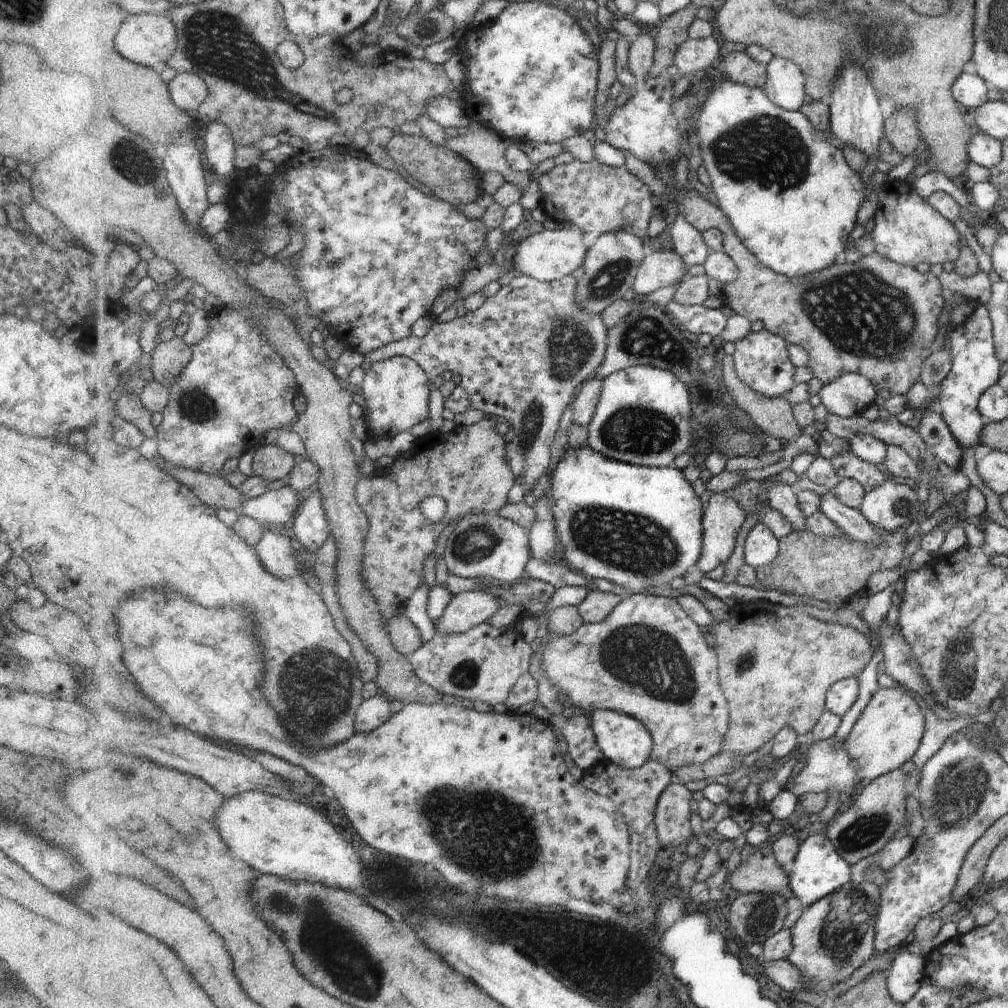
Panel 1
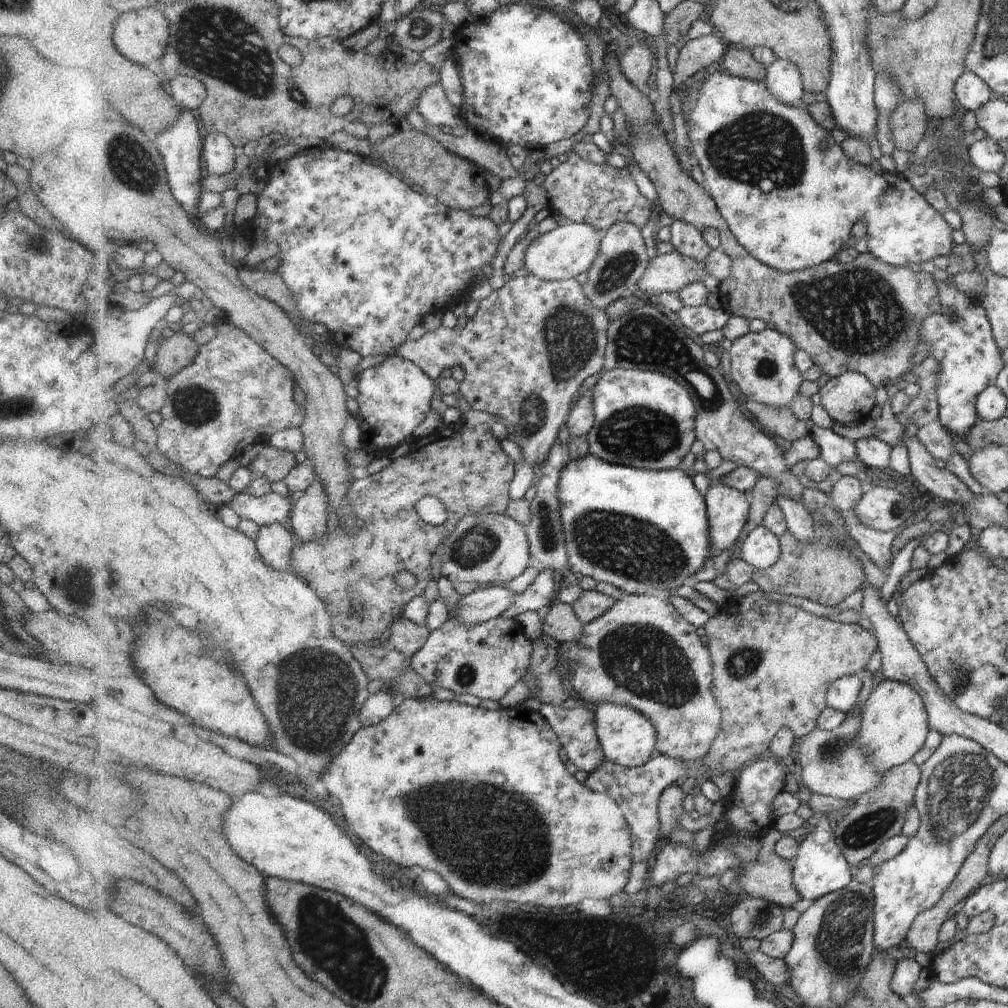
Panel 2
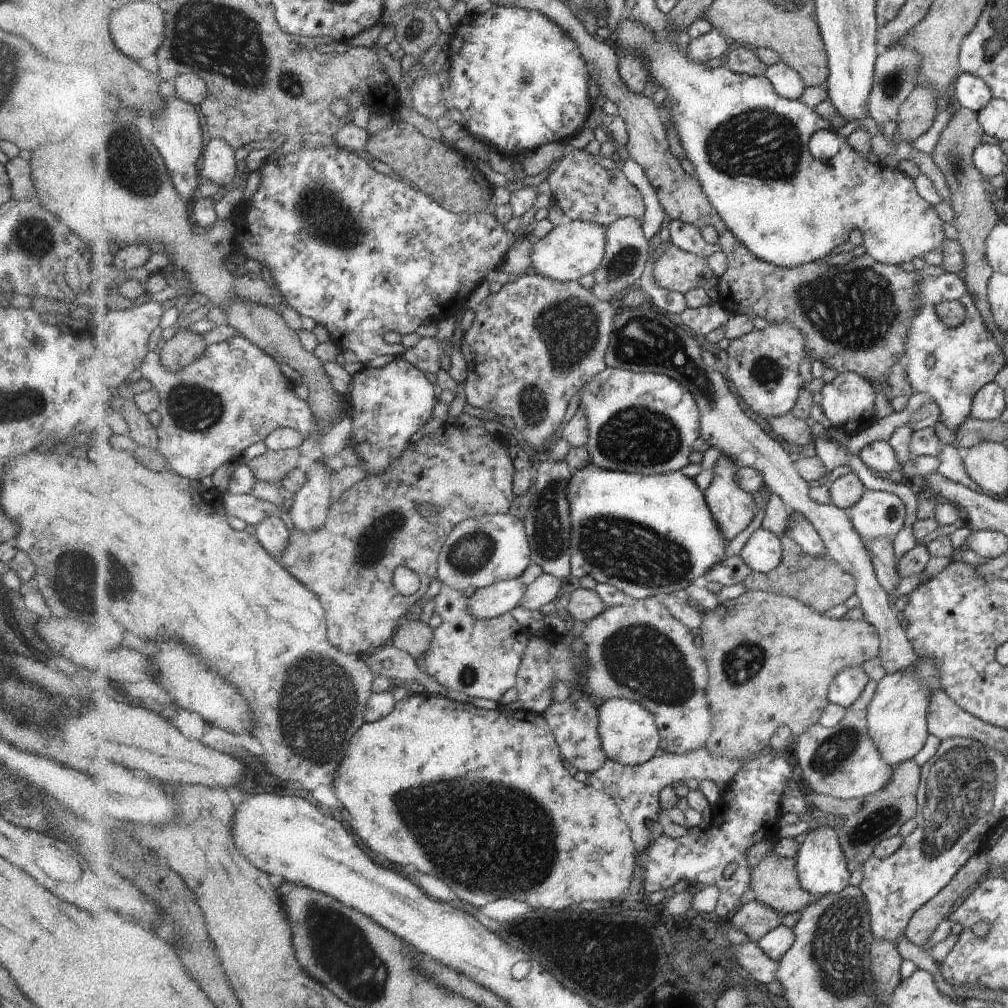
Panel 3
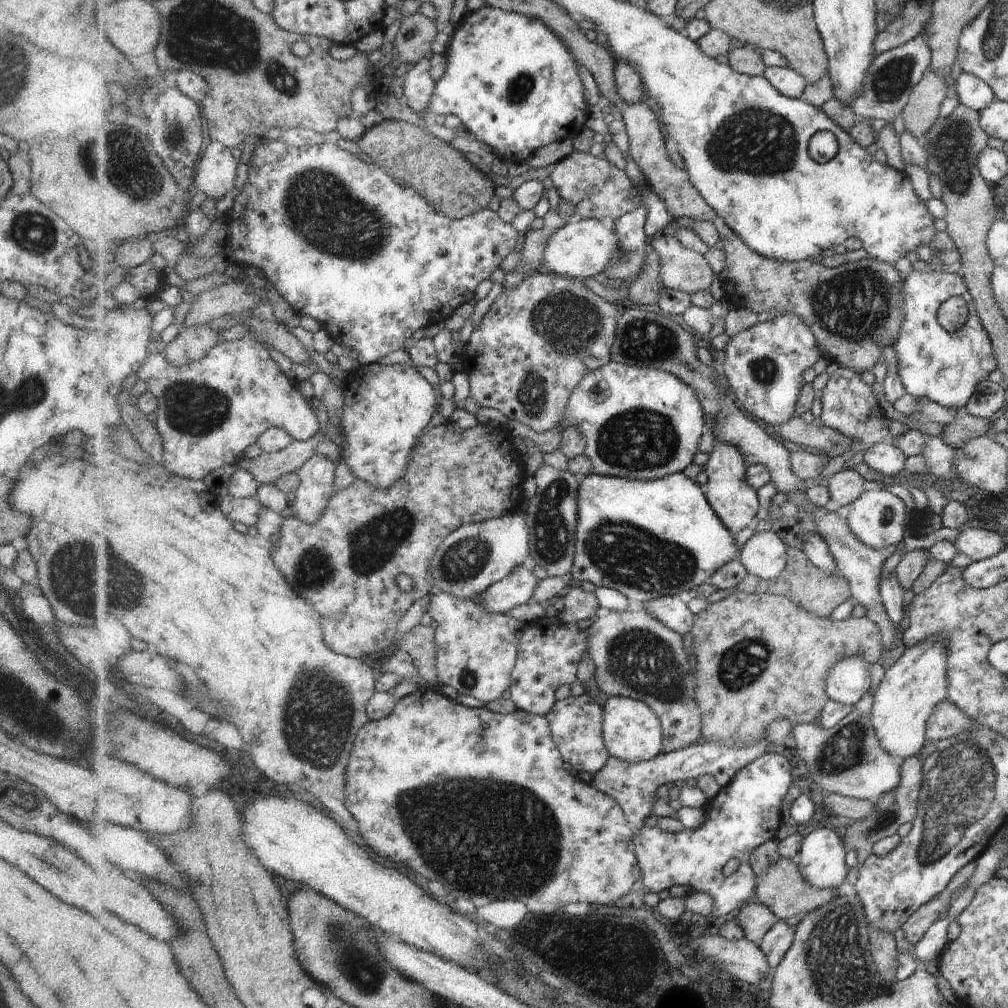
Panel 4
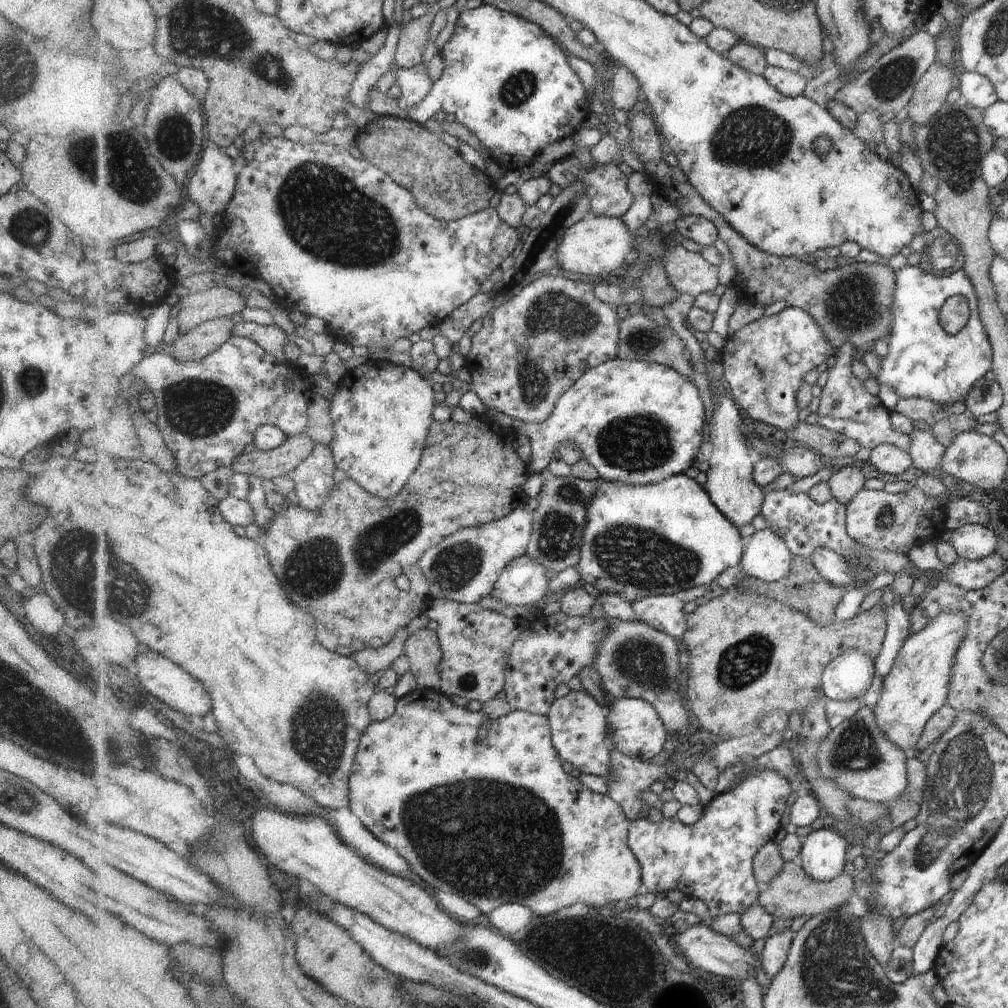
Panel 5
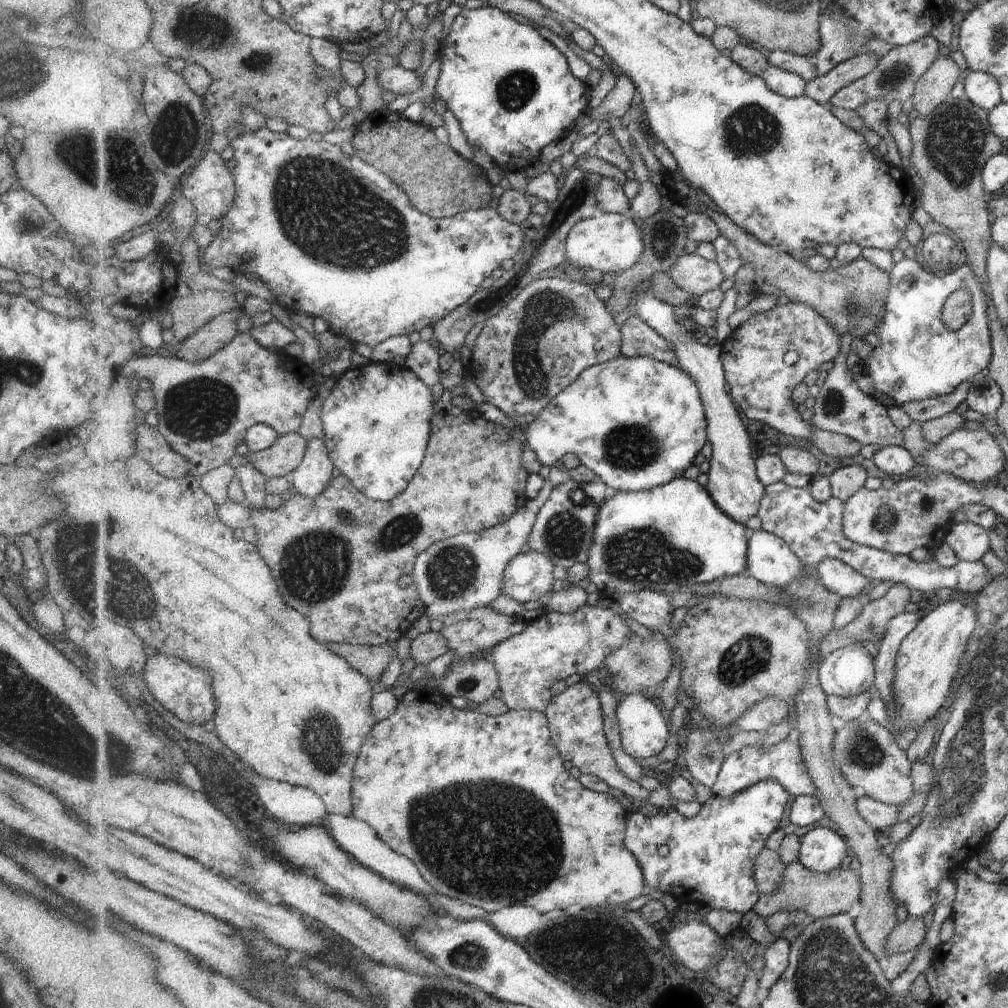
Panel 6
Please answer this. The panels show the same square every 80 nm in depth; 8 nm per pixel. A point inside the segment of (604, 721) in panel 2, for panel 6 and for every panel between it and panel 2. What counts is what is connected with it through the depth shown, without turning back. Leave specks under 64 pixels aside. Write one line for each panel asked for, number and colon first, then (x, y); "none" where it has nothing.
3: (630, 735)
4: (632, 731)
5: (635, 728)
6: (644, 729)

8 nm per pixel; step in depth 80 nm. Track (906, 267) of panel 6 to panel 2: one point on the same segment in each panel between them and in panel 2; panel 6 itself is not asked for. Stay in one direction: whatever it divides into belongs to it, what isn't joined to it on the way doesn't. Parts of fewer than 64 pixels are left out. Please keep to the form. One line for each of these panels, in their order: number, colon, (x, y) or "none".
2: (969, 360)
3: (964, 358)
4: (944, 368)
5: (923, 361)

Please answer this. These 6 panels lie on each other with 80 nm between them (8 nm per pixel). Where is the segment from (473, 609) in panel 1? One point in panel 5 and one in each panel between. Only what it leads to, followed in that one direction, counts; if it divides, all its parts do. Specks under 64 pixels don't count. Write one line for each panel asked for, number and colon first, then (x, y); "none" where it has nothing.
2: (483, 604)
3: (503, 597)
4: (518, 588)
5: (523, 583)

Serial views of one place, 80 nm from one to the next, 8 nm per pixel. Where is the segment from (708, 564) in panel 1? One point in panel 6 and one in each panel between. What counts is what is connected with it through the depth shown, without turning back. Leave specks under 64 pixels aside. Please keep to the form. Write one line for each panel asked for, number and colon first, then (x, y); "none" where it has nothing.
2: (728, 509)
3: (733, 508)
4: (732, 497)
5: (731, 485)
6: (733, 482)

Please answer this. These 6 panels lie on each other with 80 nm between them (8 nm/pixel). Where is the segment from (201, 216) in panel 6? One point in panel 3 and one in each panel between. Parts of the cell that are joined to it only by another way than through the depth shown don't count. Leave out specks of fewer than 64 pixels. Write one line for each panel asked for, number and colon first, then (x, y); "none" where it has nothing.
3: (219, 163)
4: (218, 170)
5: (213, 184)

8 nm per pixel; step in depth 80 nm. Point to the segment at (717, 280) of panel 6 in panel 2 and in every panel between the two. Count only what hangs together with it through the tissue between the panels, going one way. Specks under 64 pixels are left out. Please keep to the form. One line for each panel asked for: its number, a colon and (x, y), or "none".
2: (670, 272)
3: (676, 270)
4: (682, 269)
5: (689, 272)

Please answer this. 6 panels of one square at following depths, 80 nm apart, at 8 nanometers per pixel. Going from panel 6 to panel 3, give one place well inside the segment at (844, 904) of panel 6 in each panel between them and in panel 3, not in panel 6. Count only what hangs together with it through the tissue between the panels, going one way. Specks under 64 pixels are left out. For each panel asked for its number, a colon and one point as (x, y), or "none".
3: (776, 884)
4: (782, 888)
5: (792, 893)

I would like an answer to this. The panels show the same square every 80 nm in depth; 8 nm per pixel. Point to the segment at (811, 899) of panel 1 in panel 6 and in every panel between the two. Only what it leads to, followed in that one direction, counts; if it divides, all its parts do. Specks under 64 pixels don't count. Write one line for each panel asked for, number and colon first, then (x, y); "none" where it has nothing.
2: (821, 868)
3: (822, 864)
4: (822, 862)
5: (822, 856)
6: (822, 850)

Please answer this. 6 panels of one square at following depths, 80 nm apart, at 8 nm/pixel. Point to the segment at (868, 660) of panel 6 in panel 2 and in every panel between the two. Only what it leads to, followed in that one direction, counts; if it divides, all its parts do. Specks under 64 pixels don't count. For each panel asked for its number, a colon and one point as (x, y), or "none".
2: (843, 696)
3: (848, 686)
4: (847, 683)
5: (847, 678)

